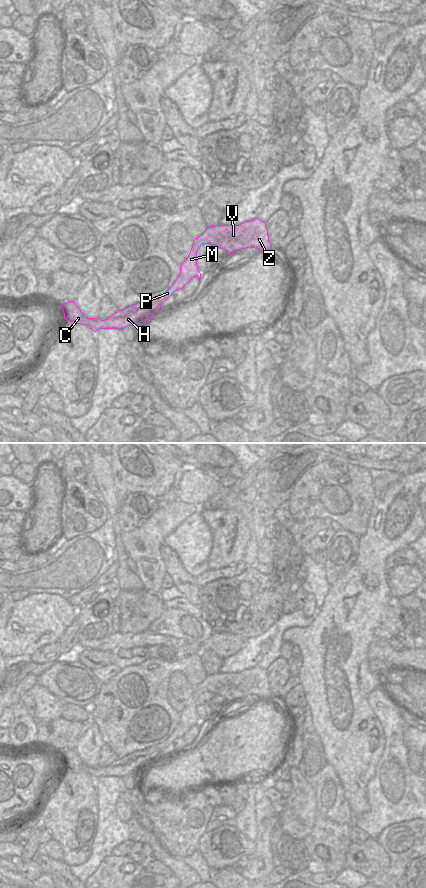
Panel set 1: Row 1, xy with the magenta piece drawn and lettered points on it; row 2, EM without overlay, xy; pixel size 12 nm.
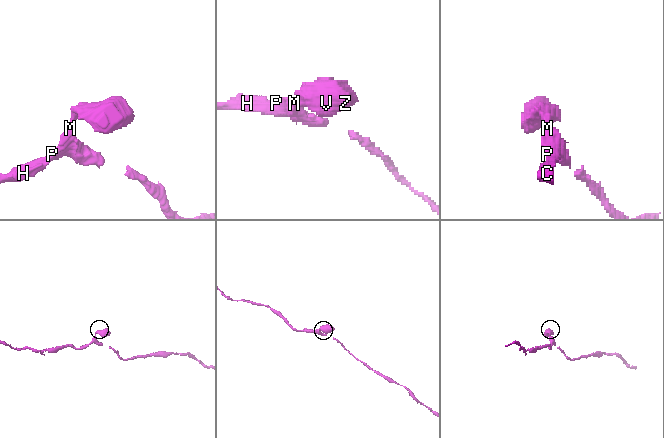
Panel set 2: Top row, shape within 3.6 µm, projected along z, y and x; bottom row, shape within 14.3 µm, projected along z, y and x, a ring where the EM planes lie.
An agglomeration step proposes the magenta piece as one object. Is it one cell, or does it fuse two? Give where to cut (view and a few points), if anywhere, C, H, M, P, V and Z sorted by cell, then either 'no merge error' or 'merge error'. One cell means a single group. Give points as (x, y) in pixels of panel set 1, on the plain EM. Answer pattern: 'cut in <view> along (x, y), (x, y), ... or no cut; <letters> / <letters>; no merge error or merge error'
no cut; C H M P V Z; no merge error

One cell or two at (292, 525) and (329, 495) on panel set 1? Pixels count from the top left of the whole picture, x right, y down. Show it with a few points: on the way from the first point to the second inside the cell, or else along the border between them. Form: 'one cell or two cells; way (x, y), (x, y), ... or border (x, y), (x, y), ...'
two cells; border (288, 501), (288, 510), (296, 520), (320, 518)

